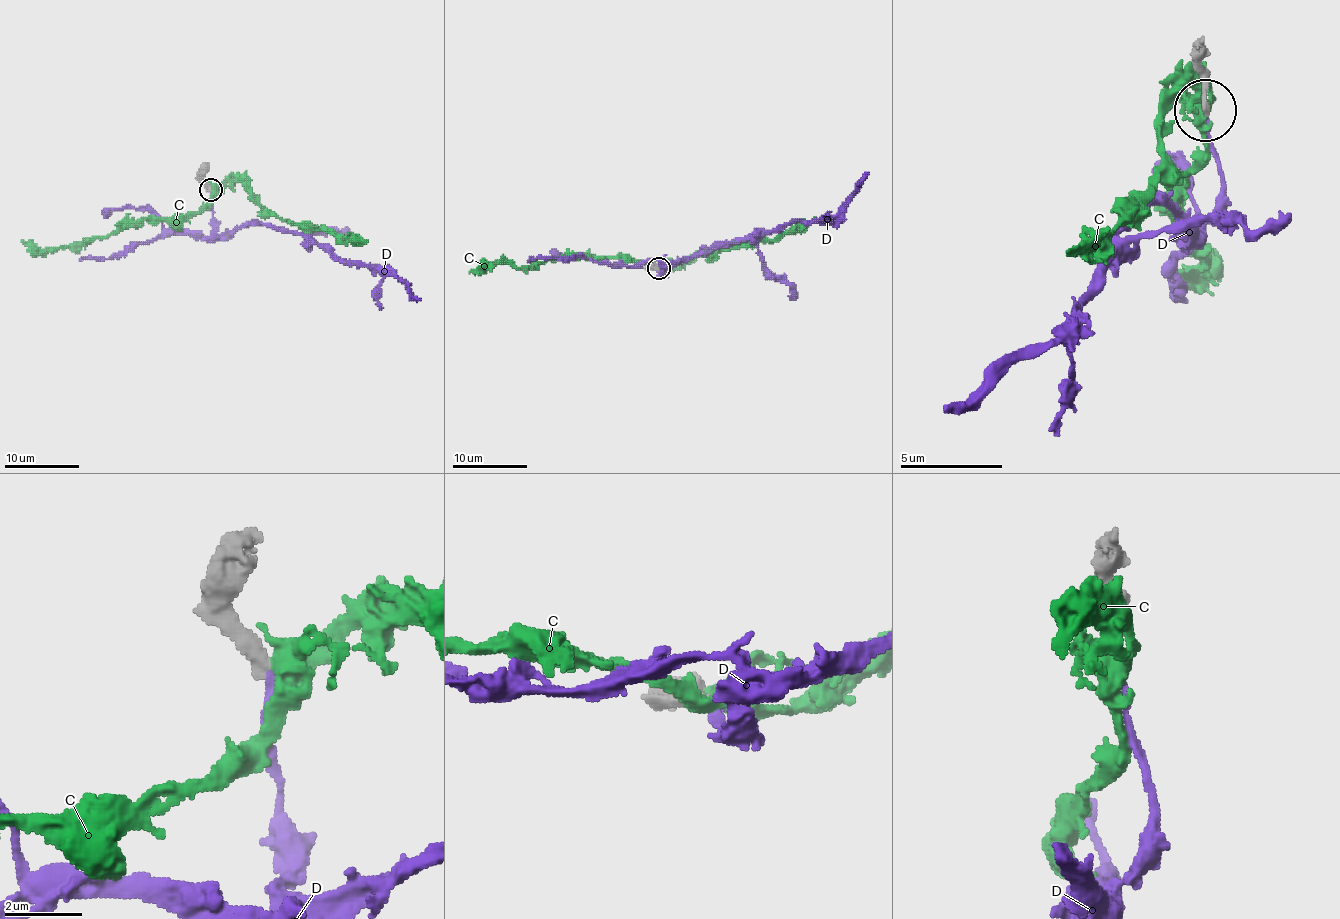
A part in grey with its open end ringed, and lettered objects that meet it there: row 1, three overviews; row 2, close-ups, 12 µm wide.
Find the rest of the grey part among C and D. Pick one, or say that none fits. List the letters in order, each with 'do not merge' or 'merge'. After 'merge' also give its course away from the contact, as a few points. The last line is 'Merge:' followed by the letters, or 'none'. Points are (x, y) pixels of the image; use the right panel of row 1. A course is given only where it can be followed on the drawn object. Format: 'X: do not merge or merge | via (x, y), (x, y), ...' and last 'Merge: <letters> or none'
C: do not merge
D: merge | via (1204, 109), (1219, 211), (1199, 232), (1158, 201), (1050, 344), (942, 411)
Merge: D

